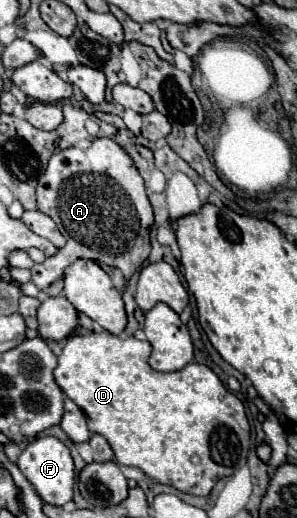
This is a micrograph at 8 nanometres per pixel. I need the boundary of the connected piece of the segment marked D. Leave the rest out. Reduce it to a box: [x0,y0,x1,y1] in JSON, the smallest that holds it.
[54,333,251,495]

